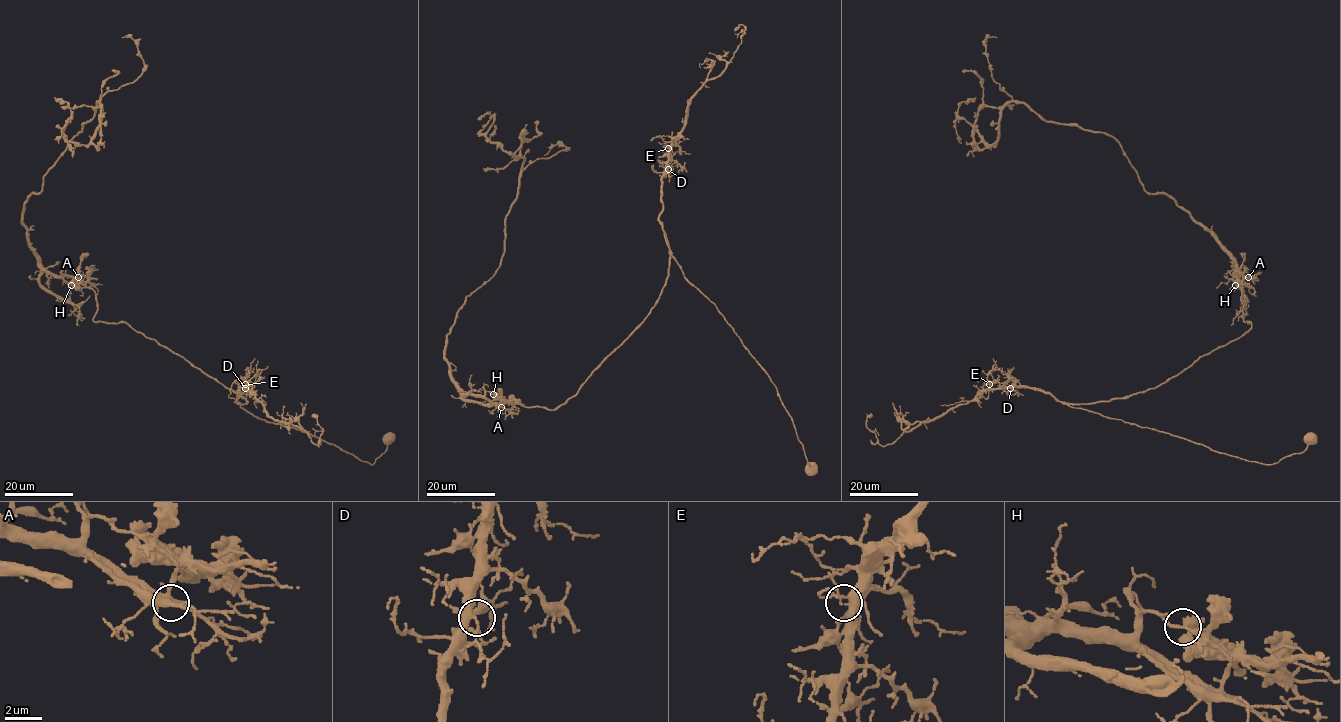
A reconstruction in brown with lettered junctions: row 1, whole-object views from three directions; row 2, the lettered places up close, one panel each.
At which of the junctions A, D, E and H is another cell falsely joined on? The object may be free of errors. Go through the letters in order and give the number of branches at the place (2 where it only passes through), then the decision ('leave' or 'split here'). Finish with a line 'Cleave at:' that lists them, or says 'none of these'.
A: 5 branches meet; leave
D: 5 branches meet; leave
E: 5 branches meet; leave
H: 4 branches meet; split here
Cleave at: H

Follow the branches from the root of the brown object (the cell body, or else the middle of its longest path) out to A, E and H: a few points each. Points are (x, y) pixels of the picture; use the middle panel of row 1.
A: (810, 467), (774, 384), (685, 277), (662, 229), (668, 278), (645, 319), (553, 410), (518, 399), (501, 407)
E: (810, 467), (792, 419), (768, 374), (718, 308), (685, 277), (668, 245), (659, 219), (668, 148)
H: (810, 467), (774, 384), (685, 277), (662, 229), (669, 268), (657, 303), (573, 396), (549, 410), (493, 394)

